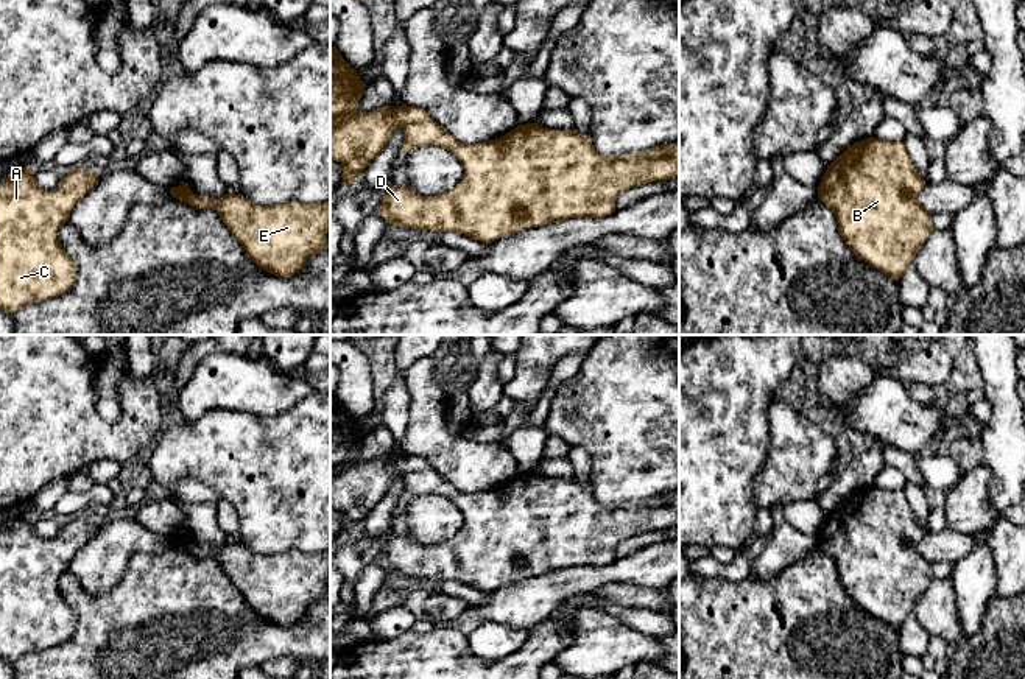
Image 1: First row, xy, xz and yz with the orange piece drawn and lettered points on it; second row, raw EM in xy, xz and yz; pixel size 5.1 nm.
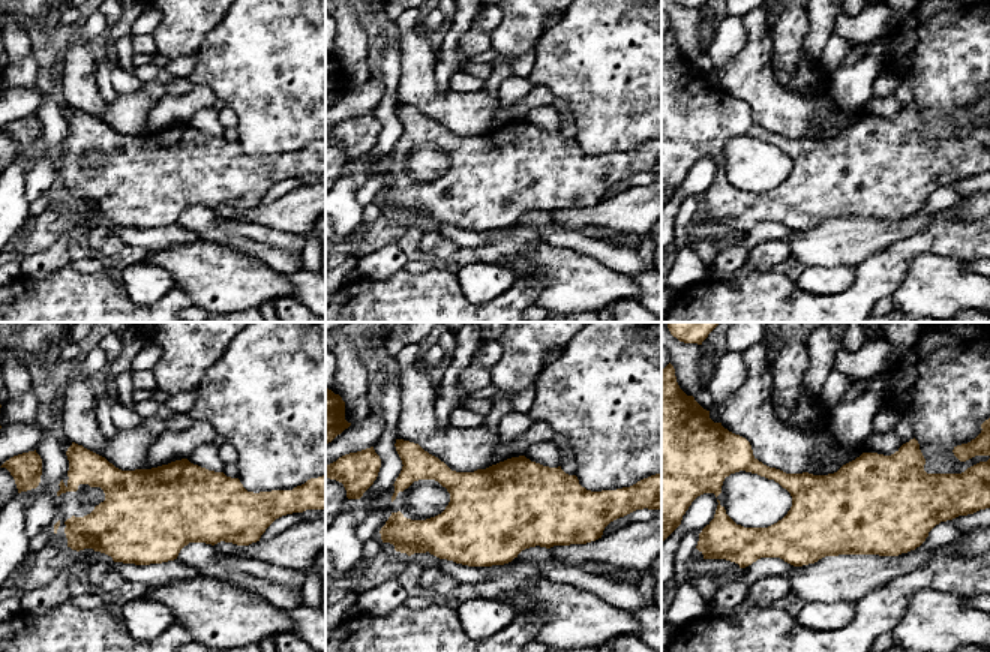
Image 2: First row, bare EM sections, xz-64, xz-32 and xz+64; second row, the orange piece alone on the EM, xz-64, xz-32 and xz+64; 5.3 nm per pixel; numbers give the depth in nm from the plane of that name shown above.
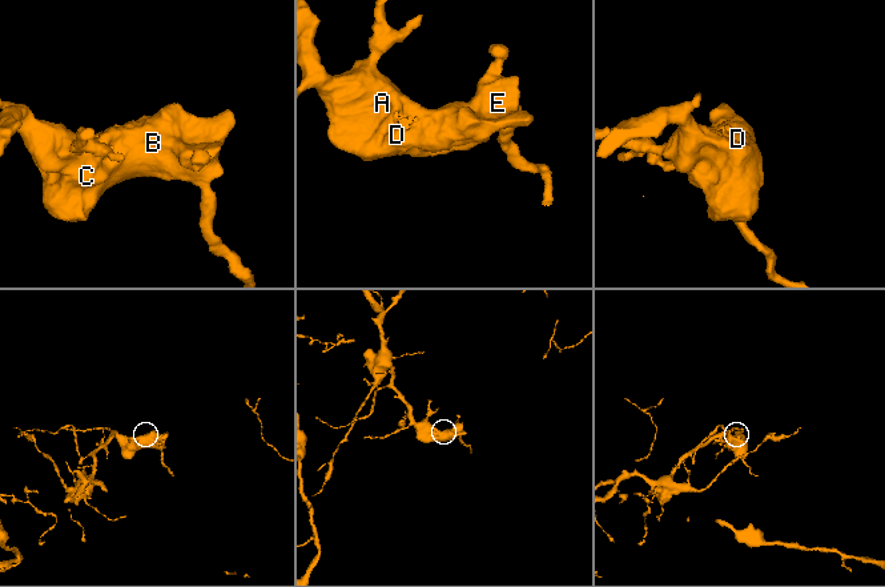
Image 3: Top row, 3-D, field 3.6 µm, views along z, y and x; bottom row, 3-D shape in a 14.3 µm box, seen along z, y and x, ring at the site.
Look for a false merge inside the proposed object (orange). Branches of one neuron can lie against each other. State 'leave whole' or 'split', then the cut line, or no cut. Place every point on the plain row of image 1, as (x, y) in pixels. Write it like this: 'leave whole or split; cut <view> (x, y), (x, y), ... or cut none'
leave whole; cut none

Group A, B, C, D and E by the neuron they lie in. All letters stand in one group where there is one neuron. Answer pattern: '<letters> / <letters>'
A B C D E

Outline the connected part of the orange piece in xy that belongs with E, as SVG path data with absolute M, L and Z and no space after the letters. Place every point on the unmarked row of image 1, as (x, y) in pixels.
M188 531L170 537L170 544L196 558L213 558L241 593L246 604L263 620L277 626L291 626L307 615L308 607L327 598L330 551L307 553L291 550L277 554L259 554L240 544L224 544L220 548L195 544Z

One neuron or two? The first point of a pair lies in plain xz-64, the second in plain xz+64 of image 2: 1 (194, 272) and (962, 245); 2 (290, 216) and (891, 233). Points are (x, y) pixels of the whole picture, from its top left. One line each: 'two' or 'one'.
1: two
2: one

